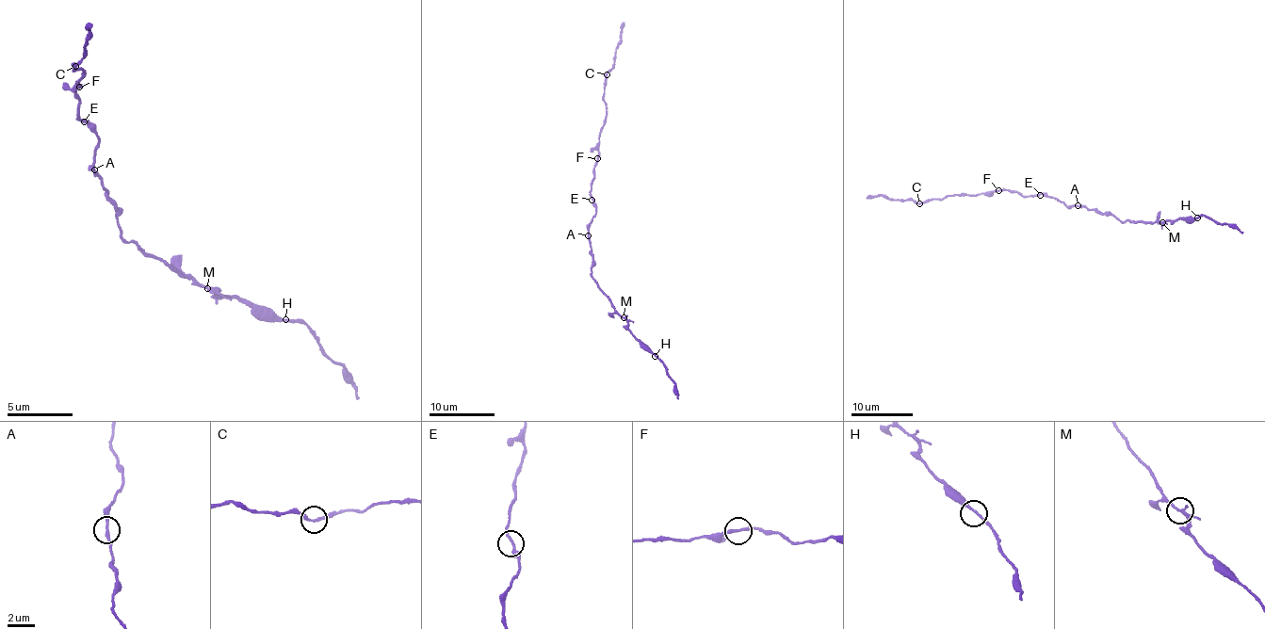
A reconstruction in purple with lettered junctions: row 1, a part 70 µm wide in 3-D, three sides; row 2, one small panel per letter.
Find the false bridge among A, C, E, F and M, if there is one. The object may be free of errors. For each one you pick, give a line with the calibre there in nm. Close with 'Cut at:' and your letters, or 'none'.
Cut at: none

